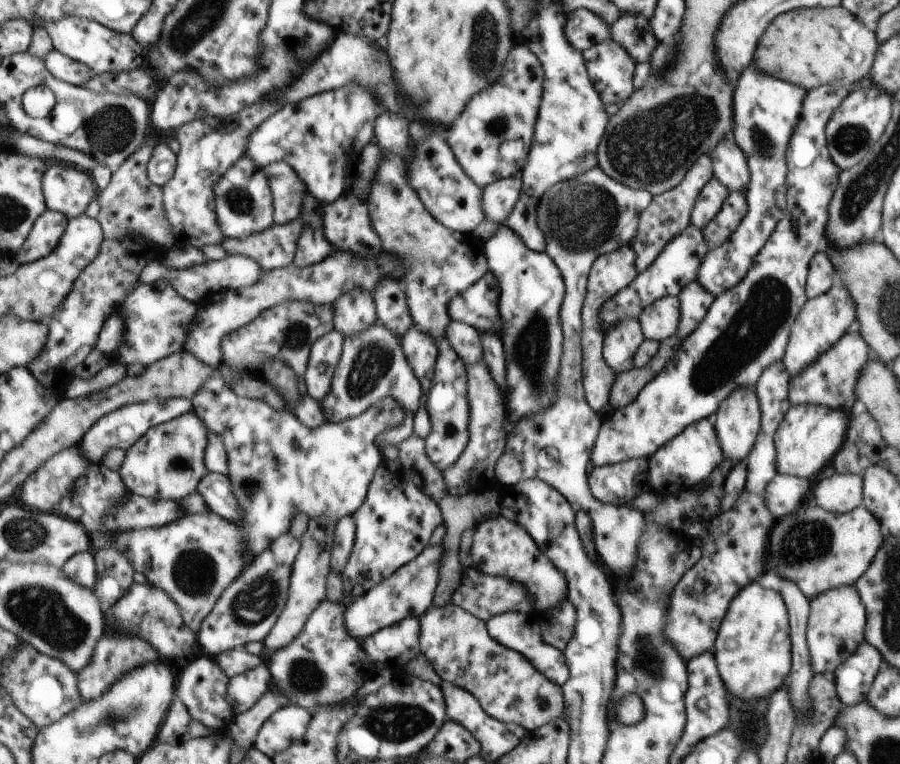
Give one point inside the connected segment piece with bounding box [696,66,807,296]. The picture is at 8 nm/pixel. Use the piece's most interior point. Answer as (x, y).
(766, 110)

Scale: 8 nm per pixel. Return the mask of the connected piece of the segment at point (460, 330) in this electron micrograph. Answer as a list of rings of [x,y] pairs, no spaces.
[[[452,321],[446,329],[448,344],[465,364],[482,361],[481,333],[462,321]]]

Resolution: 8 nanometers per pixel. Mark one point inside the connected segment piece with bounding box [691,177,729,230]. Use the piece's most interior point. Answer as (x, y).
(709, 202)

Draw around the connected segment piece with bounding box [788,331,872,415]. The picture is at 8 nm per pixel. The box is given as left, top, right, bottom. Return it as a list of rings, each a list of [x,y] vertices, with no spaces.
[[[850,332],[842,335],[842,338],[834,344],[829,350],[826,350],[826,356],[818,356],[816,362],[812,362],[810,366],[806,366],[798,376],[792,376],[790,378],[790,388],[788,388],[788,400],[790,404],[800,405],[800,404],[820,404],[821,406],[828,406],[828,408],[834,408],[834,410],[844,411],[846,414],[851,415],[851,411],[847,413],[846,408],[850,408],[852,403],[856,401],[856,394],[854,394],[854,386],[862,374],[862,368],[864,364],[870,360],[870,355],[872,355],[869,349],[867,340],[858,332]]]

